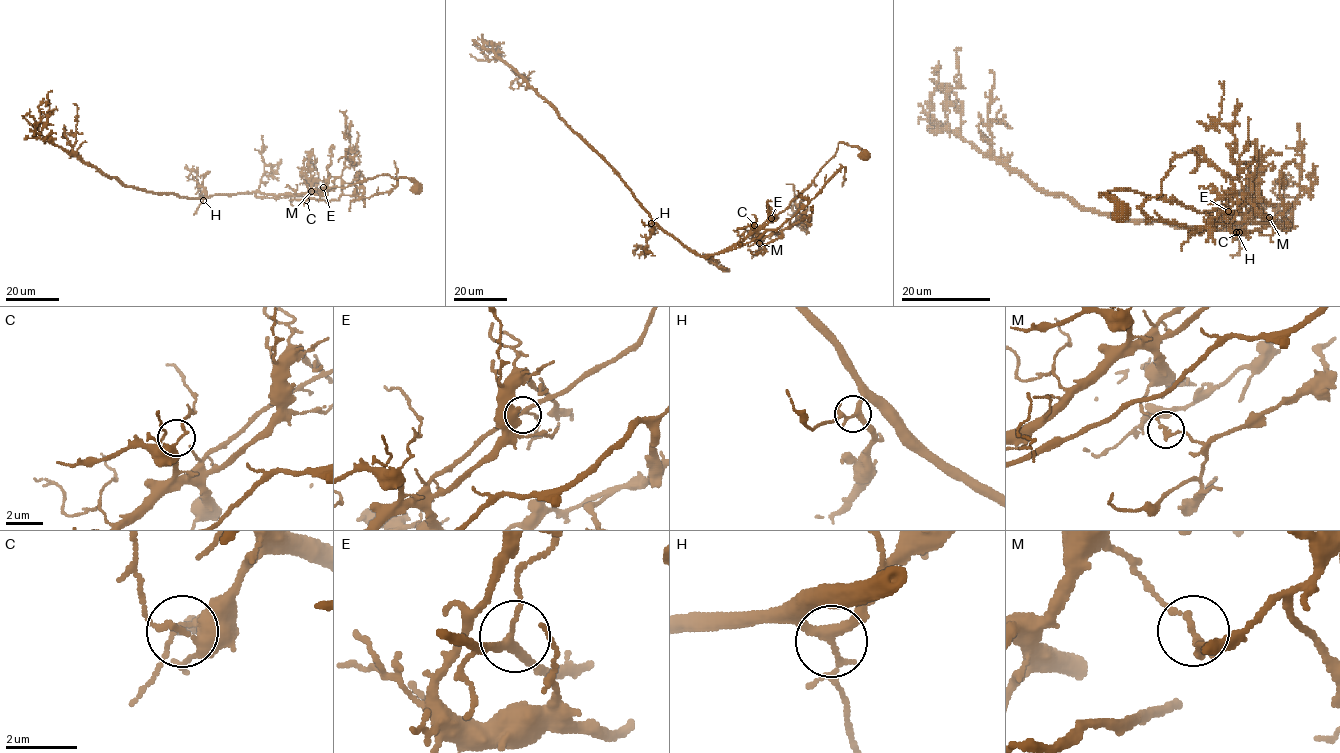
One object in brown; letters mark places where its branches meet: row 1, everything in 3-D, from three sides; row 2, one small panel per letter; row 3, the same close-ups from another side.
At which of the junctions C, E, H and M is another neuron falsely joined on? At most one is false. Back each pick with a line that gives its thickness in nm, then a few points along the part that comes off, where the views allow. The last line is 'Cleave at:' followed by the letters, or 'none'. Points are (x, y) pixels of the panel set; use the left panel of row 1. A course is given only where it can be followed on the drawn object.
M: Thickness 170 nm. Course of the part to remove: (311, 191), (329, 191), (336, 177), (341, 180), (342, 193), (337, 200), (256, 195), (264, 172), (262, 135)
Cleave at: M

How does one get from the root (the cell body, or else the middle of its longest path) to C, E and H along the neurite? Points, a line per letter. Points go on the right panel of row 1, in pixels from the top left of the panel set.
C: (1122, 213), (1116, 201), (1099, 194), (1129, 189), (1175, 200), (1201, 212), (1242, 214), (1248, 222), (1239, 232)
E: (1122, 213), (1116, 201), (1099, 194), (1129, 189), (1175, 200), (1201, 212), (1228, 211)
H: (1122, 213), (1116, 201), (1099, 194), (1129, 189), (1201, 212), (1256, 222), (1290, 219), (1243, 223), (1236, 232)

